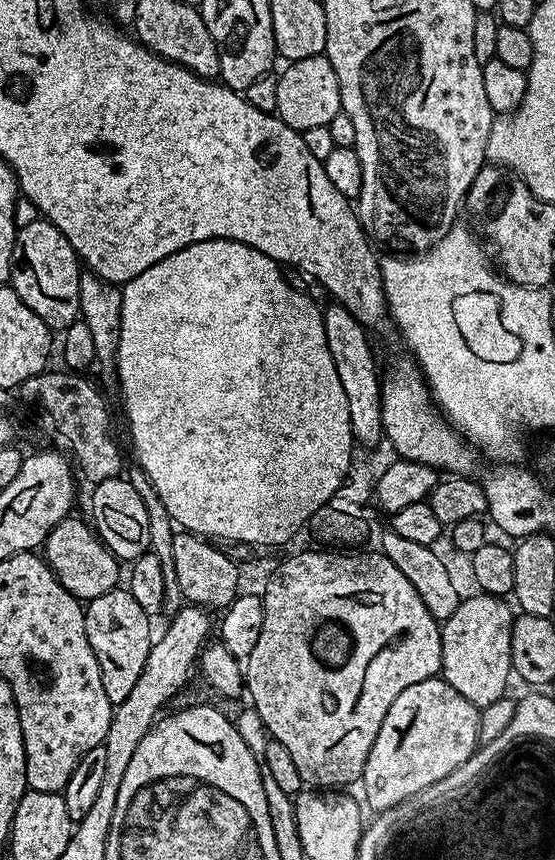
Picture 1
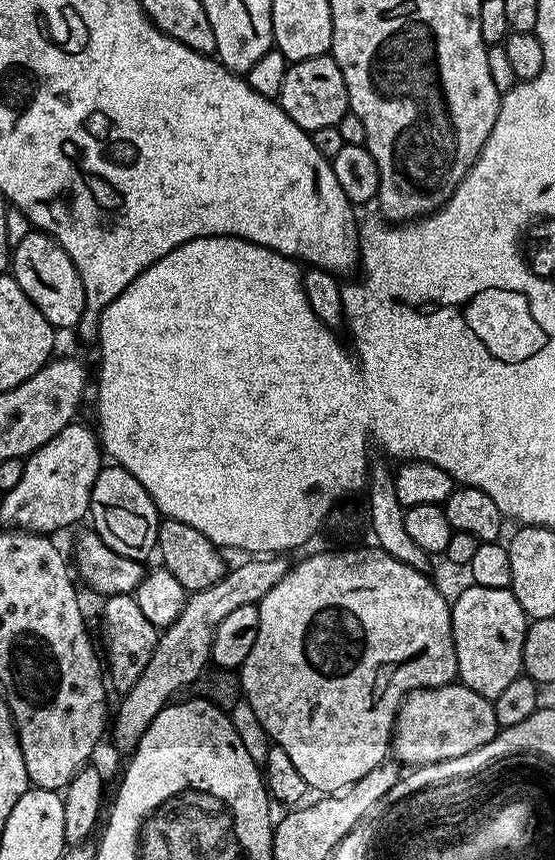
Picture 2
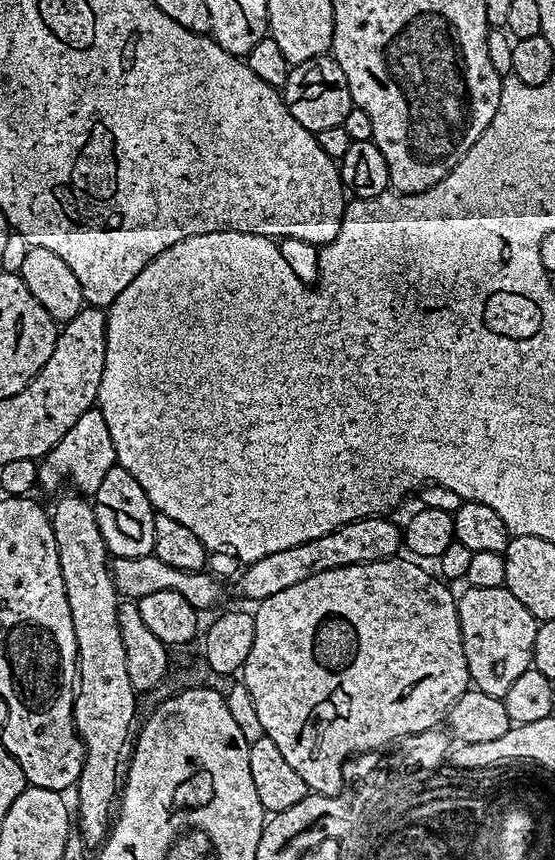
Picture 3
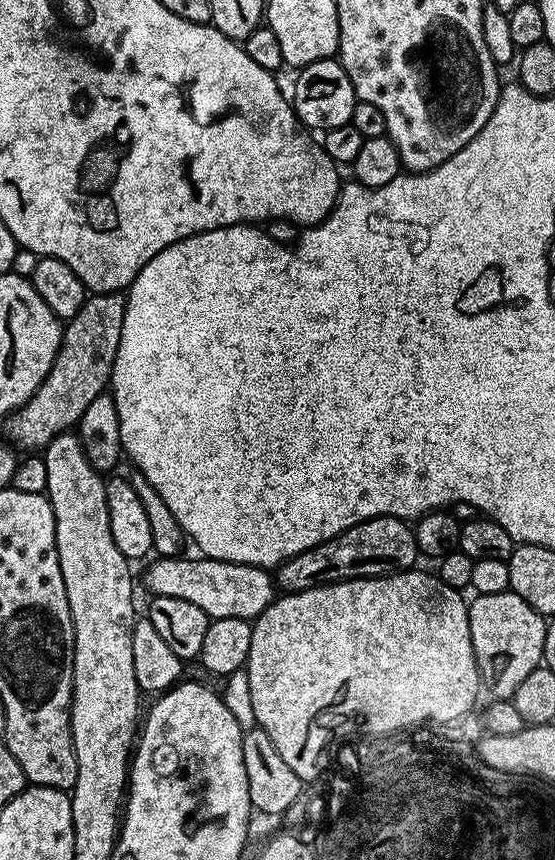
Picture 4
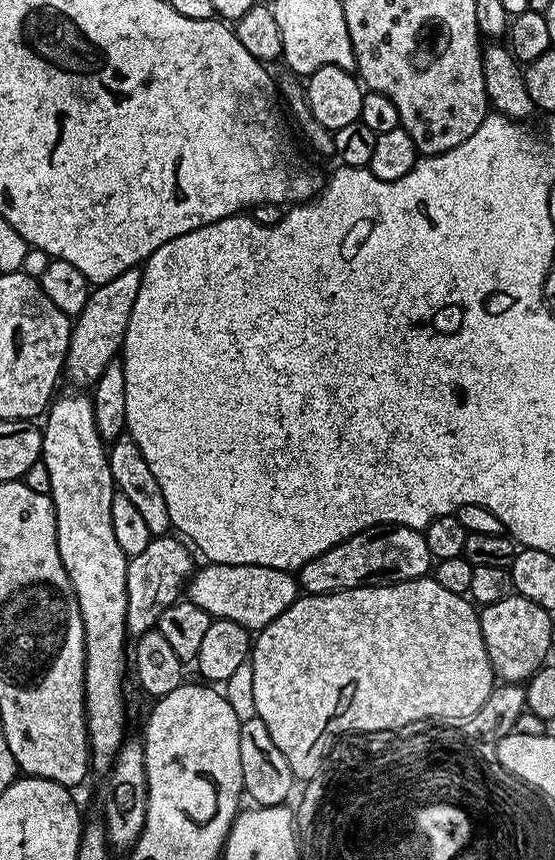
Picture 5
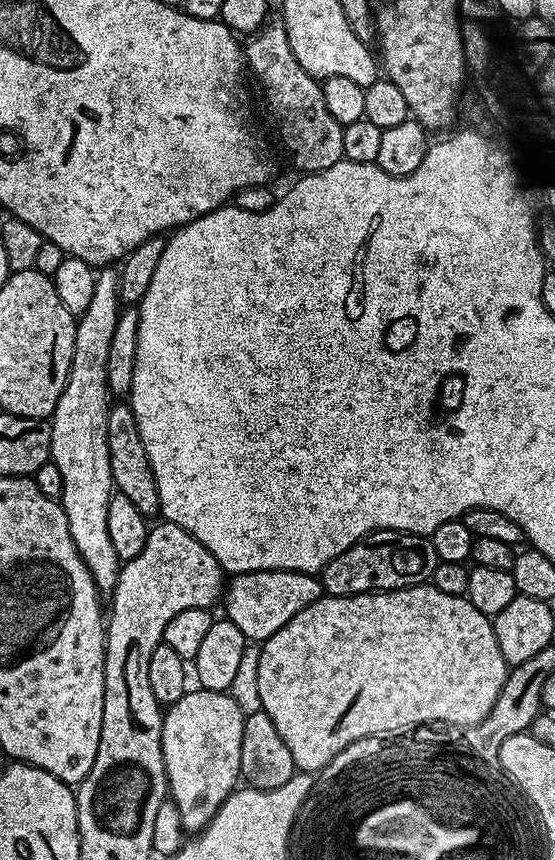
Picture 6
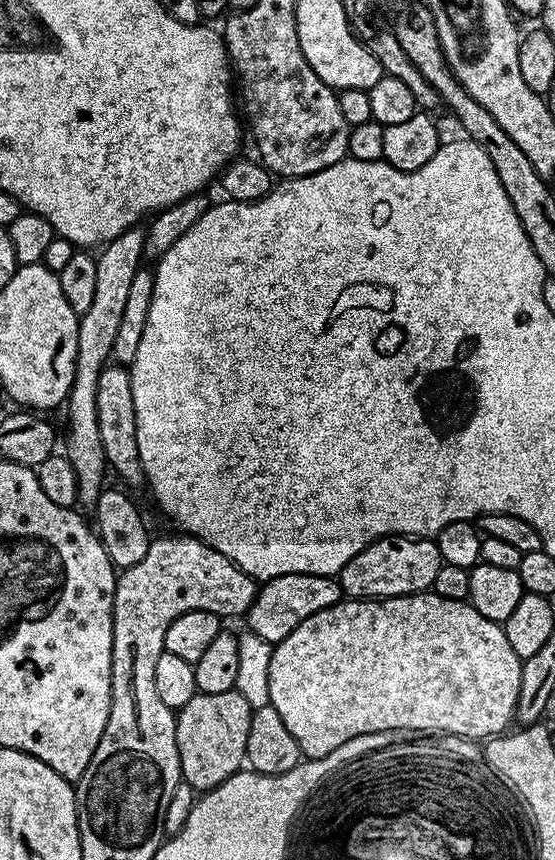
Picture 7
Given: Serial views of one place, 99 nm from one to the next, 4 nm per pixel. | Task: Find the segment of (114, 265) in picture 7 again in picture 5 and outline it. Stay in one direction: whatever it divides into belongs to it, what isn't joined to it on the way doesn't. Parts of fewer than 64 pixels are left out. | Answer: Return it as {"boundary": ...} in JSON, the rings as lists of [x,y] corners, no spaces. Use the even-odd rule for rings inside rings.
{"boundary":[[[80,390],[73,393],[73,396],[61,395],[53,399],[46,413],[45,424],[42,424],[42,463],[46,470],[50,470],[50,495],[56,511],[58,554],[62,554],[62,566],[66,566],[66,574],[82,614],[84,717],[88,727],[90,768],[93,773],[104,774],[112,767],[126,739],[124,723],[128,720],[128,712],[124,709],[124,651],[130,648],[130,633],[126,626],[126,574],[130,557],[122,550],[122,546],[118,546],[118,538],[114,538],[114,522],[110,518],[114,485],[108,465],[106,441],[98,434],[94,422],[91,395]]]}

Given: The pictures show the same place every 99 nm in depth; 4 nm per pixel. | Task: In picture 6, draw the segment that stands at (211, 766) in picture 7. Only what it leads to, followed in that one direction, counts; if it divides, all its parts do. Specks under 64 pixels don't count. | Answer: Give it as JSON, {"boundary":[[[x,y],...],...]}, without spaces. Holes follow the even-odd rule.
{"boundary":[[[189,690],[182,698],[178,698],[178,702],[167,705],[162,722],[162,758],[166,766],[168,796],[171,803],[172,800],[176,803],[176,808],[180,811],[180,824],[184,828],[189,828],[189,833],[196,834],[205,828],[224,805],[226,798],[237,791],[241,783],[244,717],[244,711],[228,692]]]}

